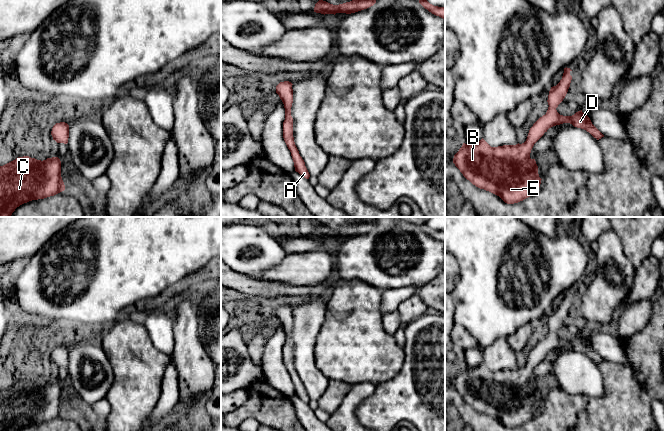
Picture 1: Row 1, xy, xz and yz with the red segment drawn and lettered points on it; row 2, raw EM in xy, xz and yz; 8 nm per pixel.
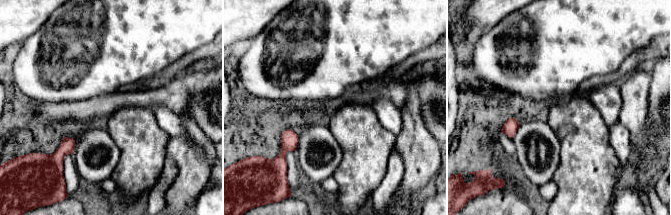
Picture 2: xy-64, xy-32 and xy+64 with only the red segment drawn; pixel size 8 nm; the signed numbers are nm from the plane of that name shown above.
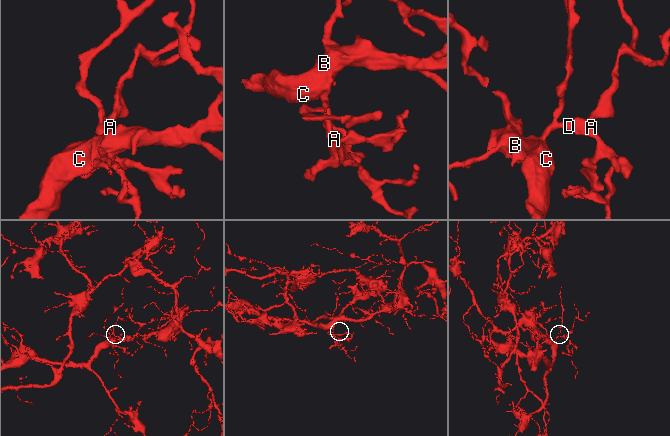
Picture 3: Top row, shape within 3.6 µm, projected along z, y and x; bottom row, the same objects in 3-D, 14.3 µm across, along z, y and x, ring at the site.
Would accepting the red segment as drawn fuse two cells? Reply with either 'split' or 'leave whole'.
leave whole

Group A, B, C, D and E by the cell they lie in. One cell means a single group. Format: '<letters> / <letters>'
A B C D E

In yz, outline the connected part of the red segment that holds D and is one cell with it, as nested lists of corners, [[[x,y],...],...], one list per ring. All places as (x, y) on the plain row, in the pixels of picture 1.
[[[564,292],[560,306],[551,311],[548,334],[530,352],[522,368],[491,371],[483,362],[467,369],[463,367],[454,379],[453,387],[473,409],[499,420],[505,427],[514,428],[538,415],[541,402],[535,383],[530,382],[534,368],[553,350],[570,347],[589,356],[597,364],[604,359],[581,335],[572,340],[560,339],[556,332],[565,322],[572,300],[570,292]]]

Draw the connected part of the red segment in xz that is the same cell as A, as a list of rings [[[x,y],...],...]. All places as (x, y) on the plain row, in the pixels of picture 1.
[[[289,305],[280,306],[276,310],[276,317],[282,324],[285,332],[285,344],[283,346],[283,362],[291,376],[291,380],[294,386],[295,395],[302,401],[309,403],[310,398],[305,390],[305,386],[299,378],[299,375],[295,369],[293,361],[293,342],[291,340],[291,331],[293,327],[293,313],[292,307]]]

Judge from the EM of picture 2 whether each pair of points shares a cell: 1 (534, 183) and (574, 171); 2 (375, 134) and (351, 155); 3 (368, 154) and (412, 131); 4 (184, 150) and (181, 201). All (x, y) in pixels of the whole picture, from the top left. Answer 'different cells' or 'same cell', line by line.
1: different cells
2: same cell
3: different cells
4: same cell

